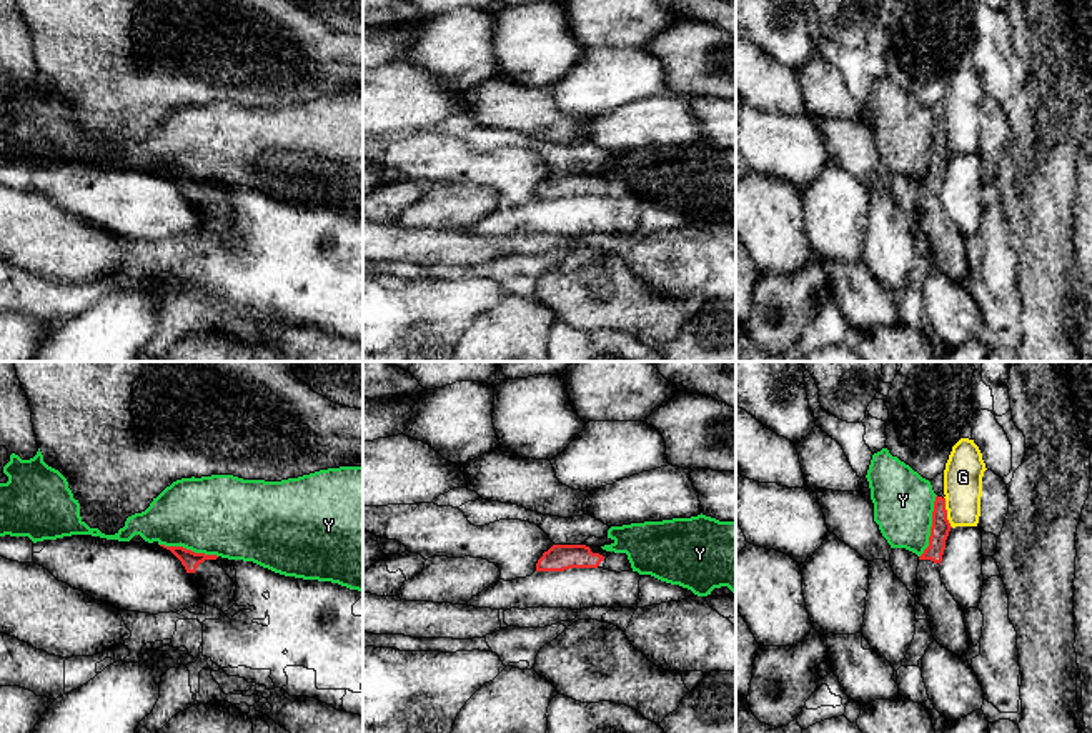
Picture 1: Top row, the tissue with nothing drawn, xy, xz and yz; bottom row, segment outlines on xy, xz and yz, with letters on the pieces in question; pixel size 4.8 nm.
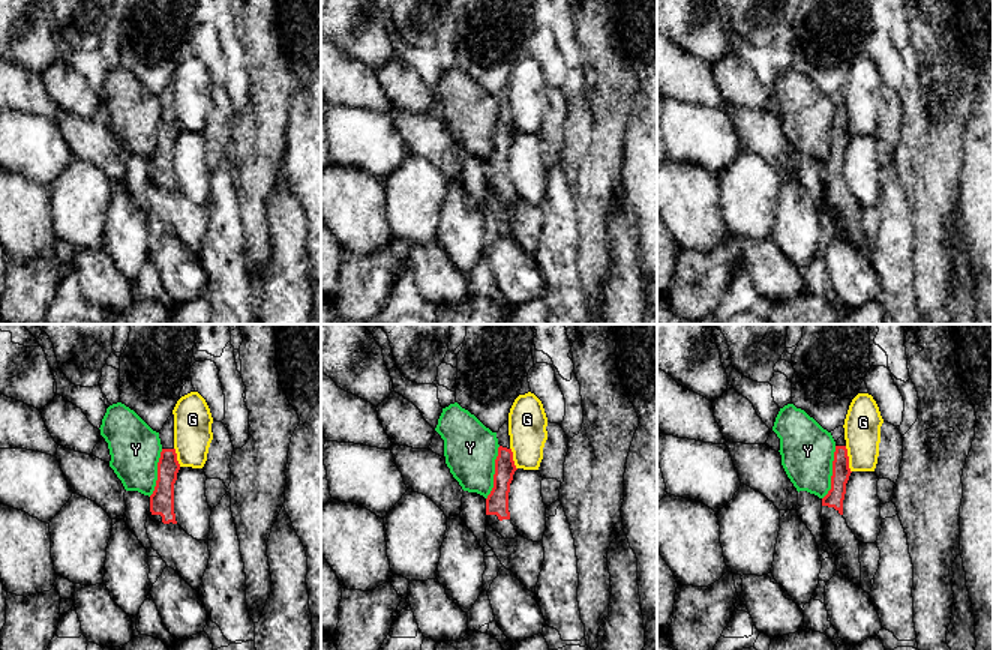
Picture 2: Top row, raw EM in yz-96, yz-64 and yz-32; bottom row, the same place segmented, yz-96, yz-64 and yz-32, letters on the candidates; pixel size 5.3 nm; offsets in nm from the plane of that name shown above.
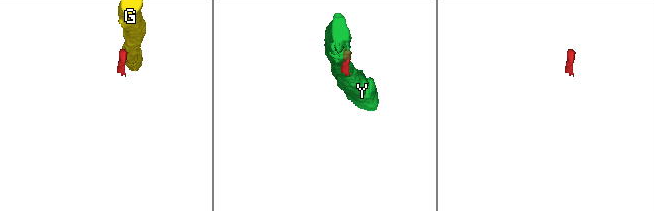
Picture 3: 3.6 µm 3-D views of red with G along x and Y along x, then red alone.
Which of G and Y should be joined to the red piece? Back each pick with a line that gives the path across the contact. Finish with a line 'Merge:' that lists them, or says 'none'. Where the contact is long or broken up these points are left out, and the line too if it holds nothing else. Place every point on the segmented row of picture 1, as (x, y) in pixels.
Merge: none

